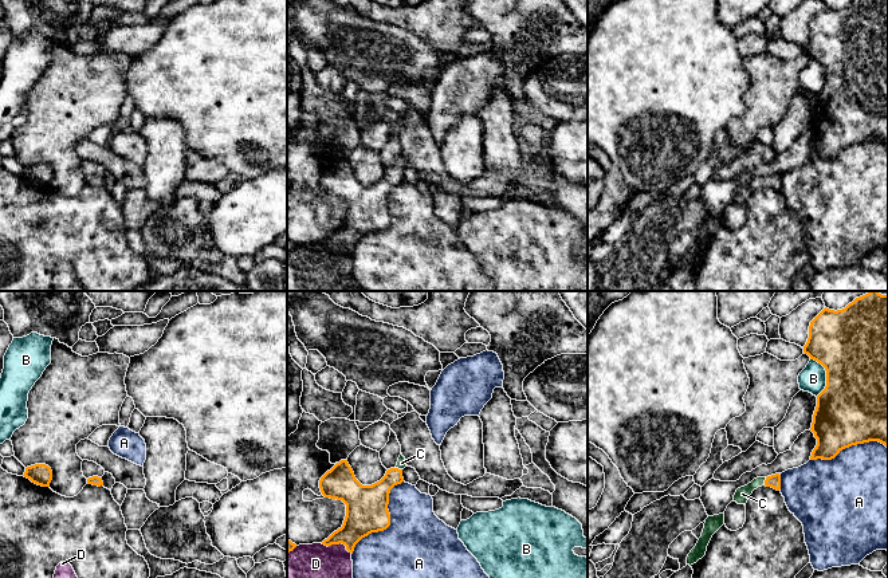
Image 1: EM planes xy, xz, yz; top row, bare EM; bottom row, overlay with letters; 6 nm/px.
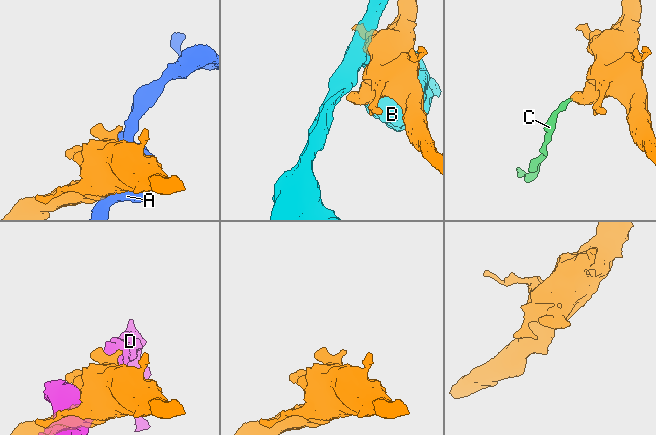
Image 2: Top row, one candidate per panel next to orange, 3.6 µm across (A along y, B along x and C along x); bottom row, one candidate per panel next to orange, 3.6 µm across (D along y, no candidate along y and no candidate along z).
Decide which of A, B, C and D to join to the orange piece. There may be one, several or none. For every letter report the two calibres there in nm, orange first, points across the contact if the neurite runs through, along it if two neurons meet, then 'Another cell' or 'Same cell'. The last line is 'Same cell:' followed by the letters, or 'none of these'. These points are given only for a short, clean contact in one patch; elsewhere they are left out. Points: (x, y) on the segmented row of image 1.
A: Thickness 260 nm (orange) against 400 nm. Another cell
B: Thickness 500 nm (orange) against 160 nm. Another cell
C: Thickness 80 nm (orange) against 90 nm. Path across: yz (774, 480), (765, 482), (757, 482), (742, 494). Same cell
D: Thickness 240 nm (orange) against 200 nm. Another cell
Same cell: C

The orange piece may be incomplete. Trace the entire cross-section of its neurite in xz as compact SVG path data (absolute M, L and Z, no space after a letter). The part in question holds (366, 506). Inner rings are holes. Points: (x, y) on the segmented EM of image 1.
M402 453L397 465L386 471L385 476L372 484L362 485L354 476L347 460L341 460L319 480L325 498L342 500L346 516L341 528L322 542L325 546L345 544L353 554L355 544L372 532L384 531L390 526L388 510L390 489L404 481L402 469L406 460Z

